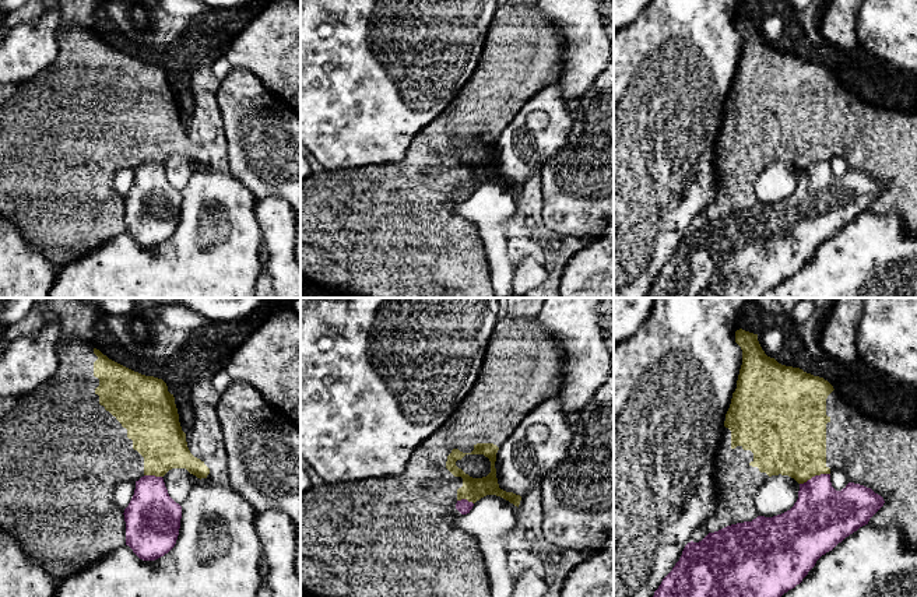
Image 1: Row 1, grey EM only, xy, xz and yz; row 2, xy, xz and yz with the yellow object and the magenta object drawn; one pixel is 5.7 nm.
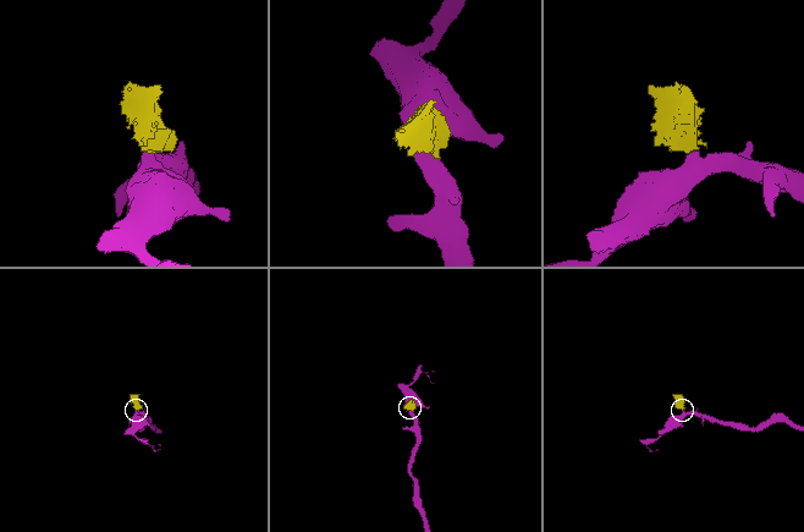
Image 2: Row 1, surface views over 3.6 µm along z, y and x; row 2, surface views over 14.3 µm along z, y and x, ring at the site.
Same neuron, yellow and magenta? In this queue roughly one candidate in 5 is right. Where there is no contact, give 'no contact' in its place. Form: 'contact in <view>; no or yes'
contact in yz; no

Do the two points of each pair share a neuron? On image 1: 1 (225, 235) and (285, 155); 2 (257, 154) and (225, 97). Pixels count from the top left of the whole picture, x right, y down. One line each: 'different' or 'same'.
1: different
2: same

